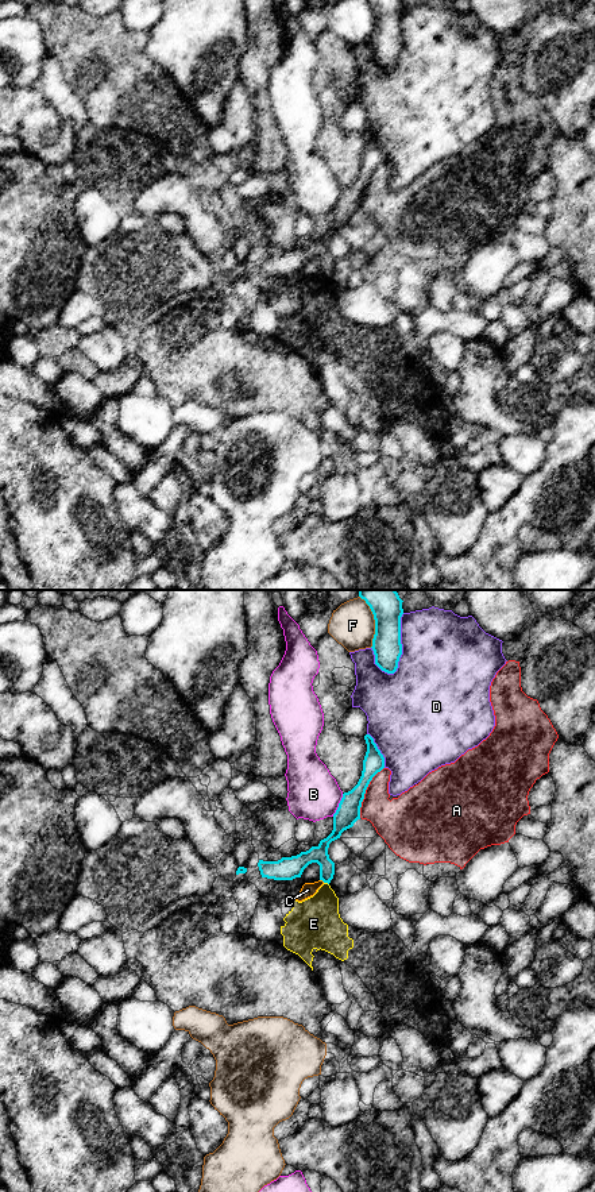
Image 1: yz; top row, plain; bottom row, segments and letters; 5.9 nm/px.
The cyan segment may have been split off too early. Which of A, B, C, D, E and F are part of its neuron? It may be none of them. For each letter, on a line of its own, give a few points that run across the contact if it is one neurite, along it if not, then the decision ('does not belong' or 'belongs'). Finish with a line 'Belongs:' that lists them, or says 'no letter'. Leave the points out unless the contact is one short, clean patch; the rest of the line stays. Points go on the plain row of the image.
A: does not belong
B: does not belong
C: yz (320, 274), (324, 277) | does not belong
D: does not belong
E: yz (324, 277), (328, 280) | does not belong
F: does not belong
Belongs: no letter

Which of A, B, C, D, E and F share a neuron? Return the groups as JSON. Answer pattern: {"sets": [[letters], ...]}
{"sets": [["A"], ["B"], ["C", "E"], ["D"], ["F"]]}

